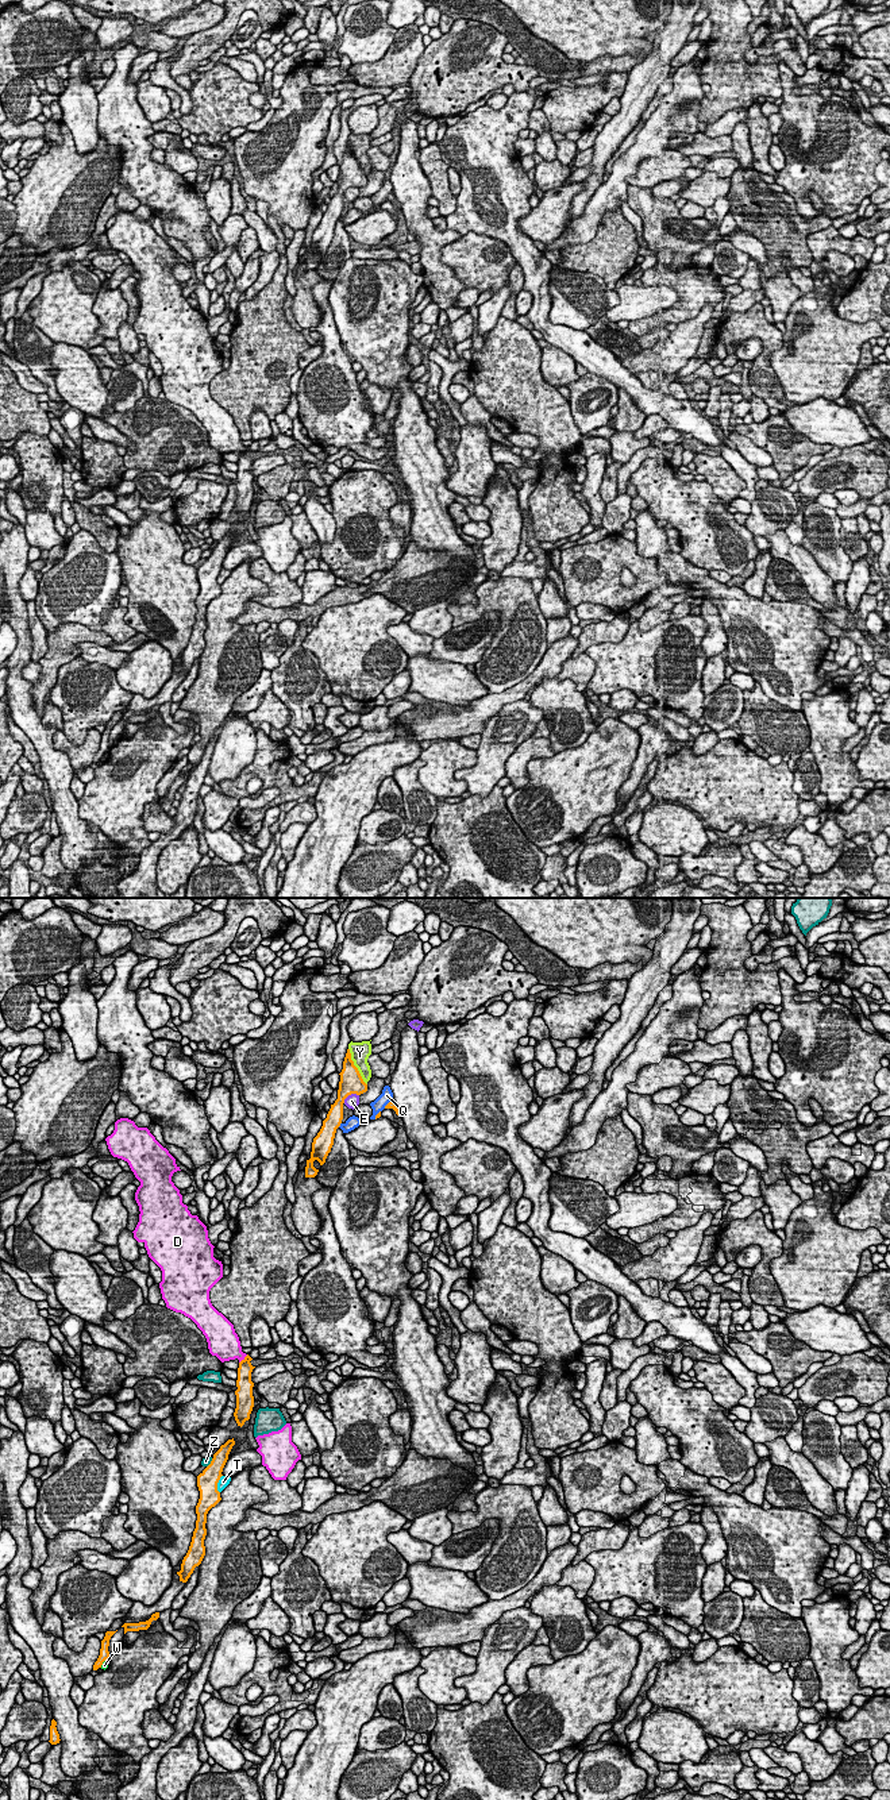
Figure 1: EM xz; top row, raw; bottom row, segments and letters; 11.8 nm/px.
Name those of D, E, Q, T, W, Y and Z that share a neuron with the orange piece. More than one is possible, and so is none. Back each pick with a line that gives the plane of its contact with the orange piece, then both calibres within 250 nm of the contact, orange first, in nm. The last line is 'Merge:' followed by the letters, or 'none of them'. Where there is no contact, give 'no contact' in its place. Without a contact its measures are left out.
Merge: none of them

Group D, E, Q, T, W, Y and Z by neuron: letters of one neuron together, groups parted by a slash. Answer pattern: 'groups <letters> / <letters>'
groups D / E / Q / T / W / Y / Z

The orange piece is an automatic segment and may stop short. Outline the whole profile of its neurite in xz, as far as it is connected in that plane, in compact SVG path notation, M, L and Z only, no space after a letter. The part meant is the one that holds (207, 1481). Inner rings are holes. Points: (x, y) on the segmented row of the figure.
M234 1438L221 1445L220 1449L213 1454L211 1464L197 1476L200 1499L196 1506L196 1529L193 1531L189 1550L182 1560L181 1570L177 1572L180 1581L182 1583L188 1581L194 1568L201 1564L205 1556L204 1539L207 1535L207 1514L221 1500L220 1492L217 1491L217 1483L223 1476L223 1468L234 1445Z

